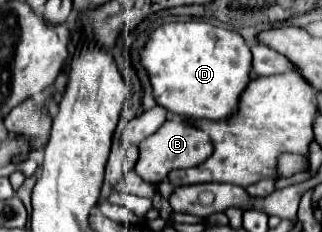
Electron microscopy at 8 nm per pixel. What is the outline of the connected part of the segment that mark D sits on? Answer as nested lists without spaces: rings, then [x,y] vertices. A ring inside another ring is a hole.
[[[193,20],[193,22],[165,24],[155,32],[151,32],[151,38],[143,48],[143,66],[149,72],[157,104],[163,106],[167,112],[189,120],[227,120],[237,114],[239,98],[251,82],[253,54],[239,32]]]

